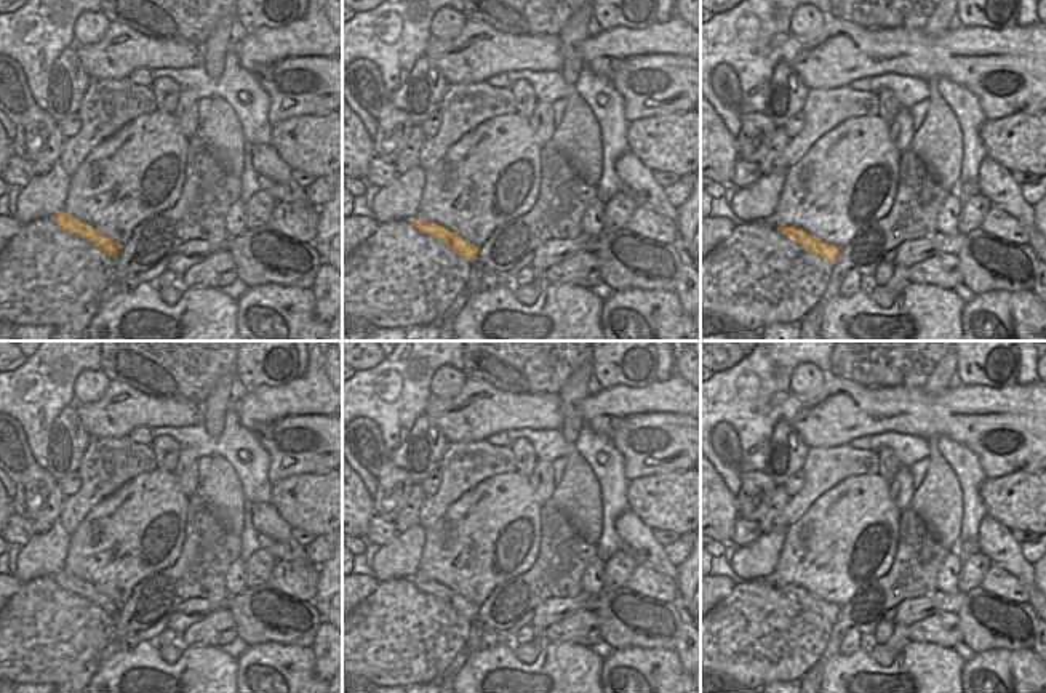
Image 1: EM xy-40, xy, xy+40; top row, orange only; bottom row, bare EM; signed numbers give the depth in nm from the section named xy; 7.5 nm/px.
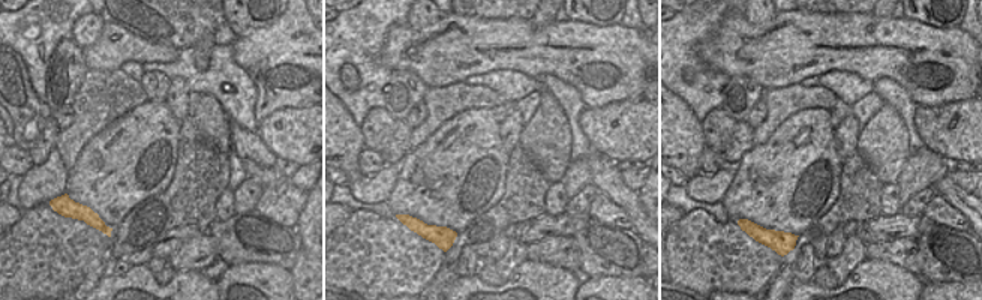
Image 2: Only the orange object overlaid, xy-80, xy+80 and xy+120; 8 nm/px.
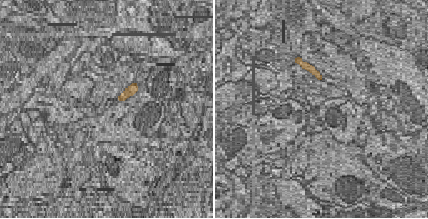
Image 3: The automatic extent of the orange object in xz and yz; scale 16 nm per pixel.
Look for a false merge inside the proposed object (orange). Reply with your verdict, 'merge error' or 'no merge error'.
no merge error

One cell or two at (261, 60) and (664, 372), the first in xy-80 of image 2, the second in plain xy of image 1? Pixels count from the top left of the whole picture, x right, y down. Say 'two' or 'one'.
two

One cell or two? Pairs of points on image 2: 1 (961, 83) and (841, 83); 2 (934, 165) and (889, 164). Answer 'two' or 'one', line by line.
1: two
2: two

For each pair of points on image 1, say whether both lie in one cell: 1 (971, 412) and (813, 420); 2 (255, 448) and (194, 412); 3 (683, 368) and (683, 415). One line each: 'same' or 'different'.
1: same
2: different
3: different

